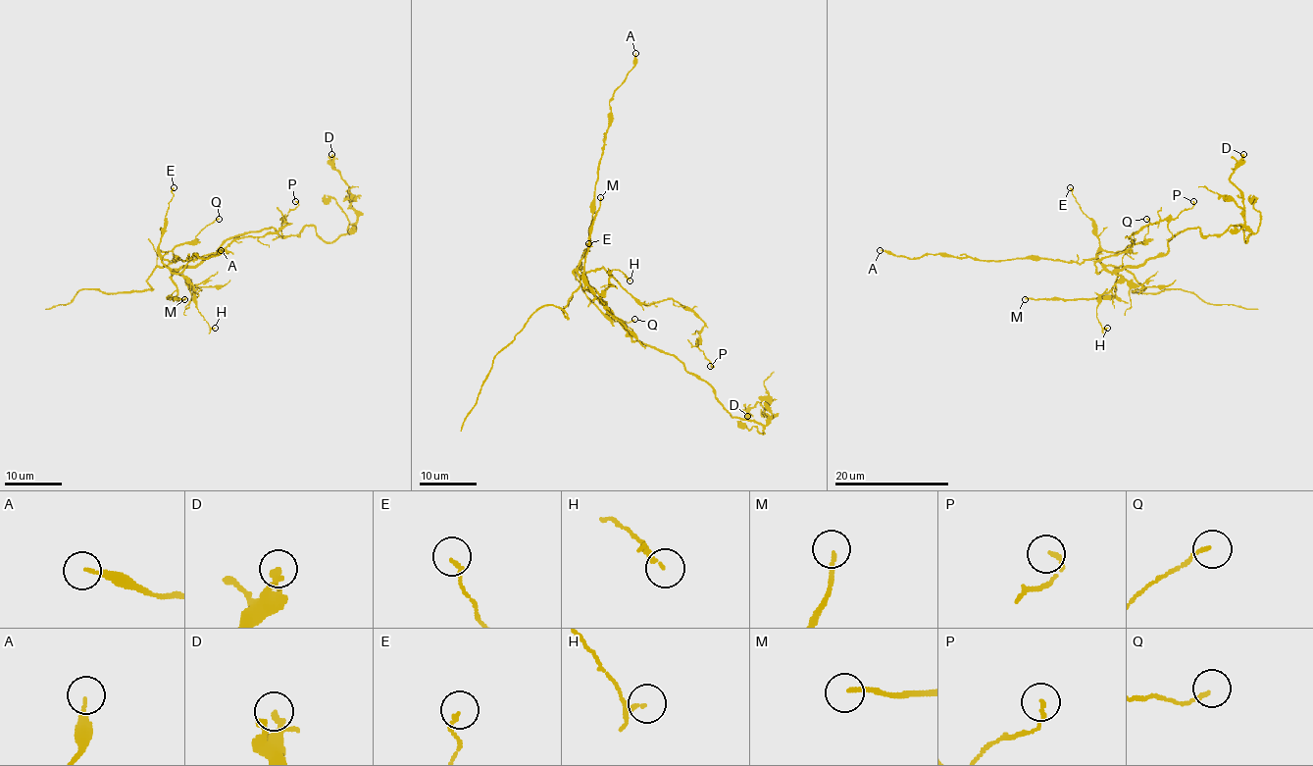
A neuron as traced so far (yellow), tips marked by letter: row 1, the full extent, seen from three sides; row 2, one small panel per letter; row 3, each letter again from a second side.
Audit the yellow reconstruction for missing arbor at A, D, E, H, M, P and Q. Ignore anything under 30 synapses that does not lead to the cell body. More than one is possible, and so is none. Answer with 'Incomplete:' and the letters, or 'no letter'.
Incomplete: no letter

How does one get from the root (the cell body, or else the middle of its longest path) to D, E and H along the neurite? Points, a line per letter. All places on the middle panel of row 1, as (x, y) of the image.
D: (620, 320), (631, 340), (673, 354), (703, 379), (732, 416), (759, 425), (772, 418), (759, 403), (747, 416)
E: (620, 320), (593, 291), (593, 287), (575, 272), (580, 268), (580, 259), (588, 243)
H: (620, 320), (593, 290), (601, 293), (609, 286), (609, 275), (613, 269), (620, 270), (630, 280)

